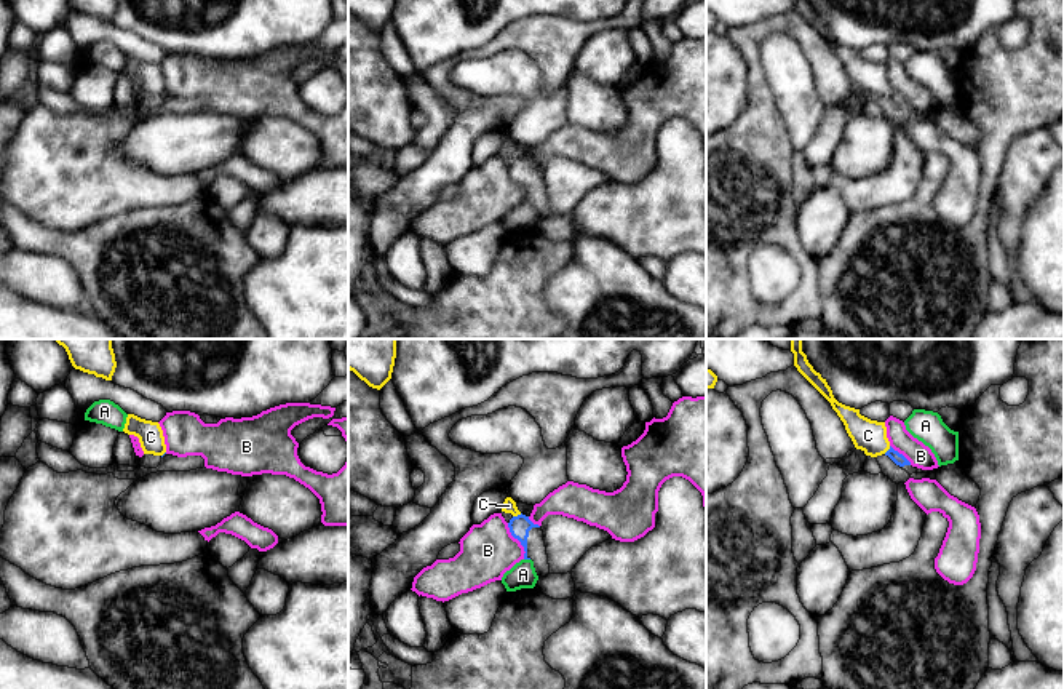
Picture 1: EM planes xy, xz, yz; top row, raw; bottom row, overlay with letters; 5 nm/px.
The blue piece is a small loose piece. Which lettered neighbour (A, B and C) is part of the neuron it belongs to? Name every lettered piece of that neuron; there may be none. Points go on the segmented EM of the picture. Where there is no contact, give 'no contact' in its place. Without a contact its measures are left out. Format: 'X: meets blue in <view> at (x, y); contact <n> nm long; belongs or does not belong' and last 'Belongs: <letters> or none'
A: meets blue in xz at (528, 558); contact 30 nm long; does not belong
B: meets blue in xz at (518, 539); contact 200 nm long; does not belong
C: meets blue in xz at (518, 515); contact 50 nm long; belongs
Belongs: C

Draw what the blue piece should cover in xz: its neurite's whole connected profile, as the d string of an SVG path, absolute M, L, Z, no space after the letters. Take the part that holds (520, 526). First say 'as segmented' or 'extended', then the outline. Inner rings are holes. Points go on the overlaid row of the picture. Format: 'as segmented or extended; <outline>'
extended; M511 497L505 499L502 512L513 515L508 528L511 536L524 547L524 560L534 561L538 579L546 577L550 574L550 564L542 528L522 515Z

